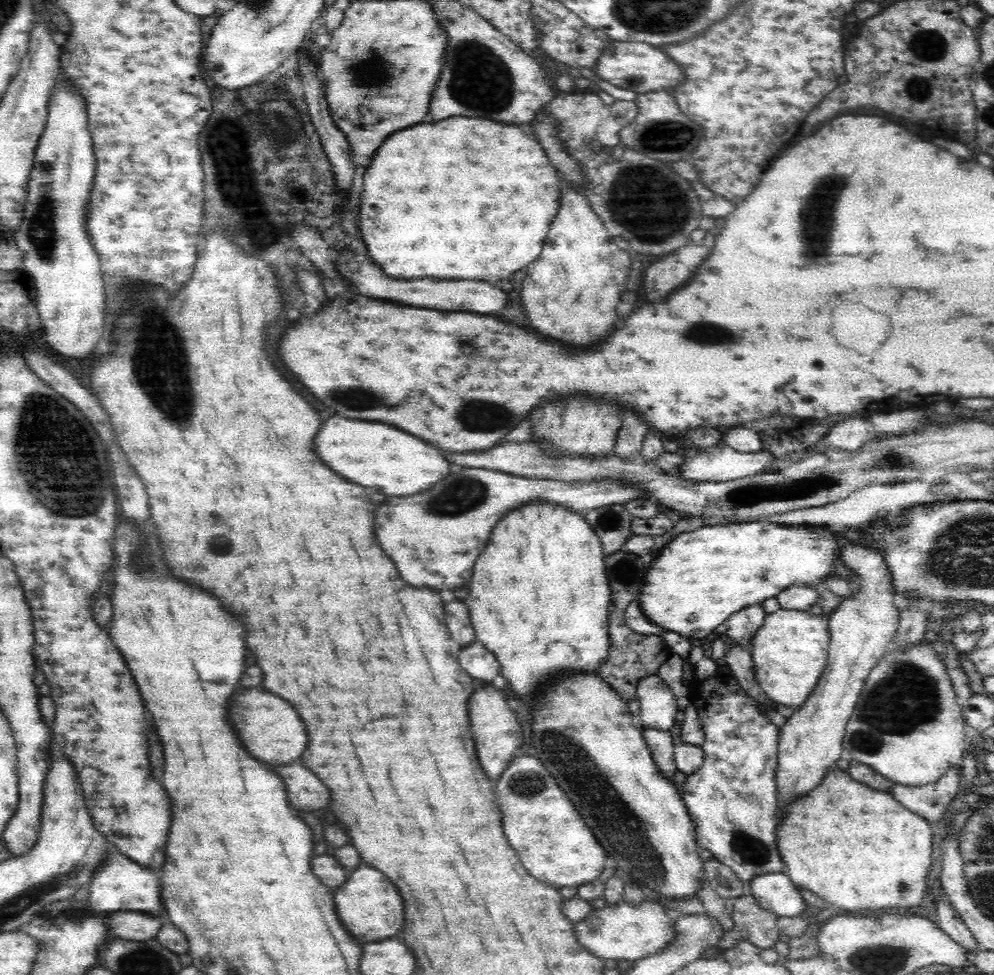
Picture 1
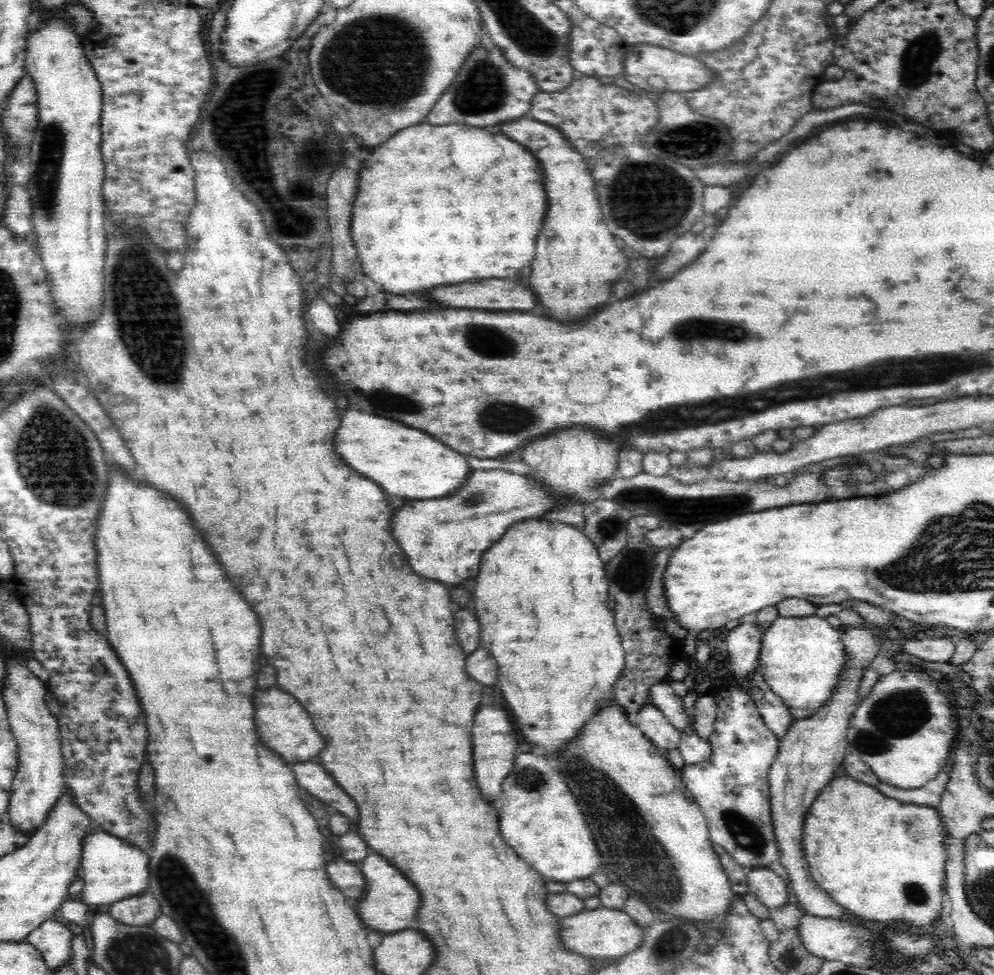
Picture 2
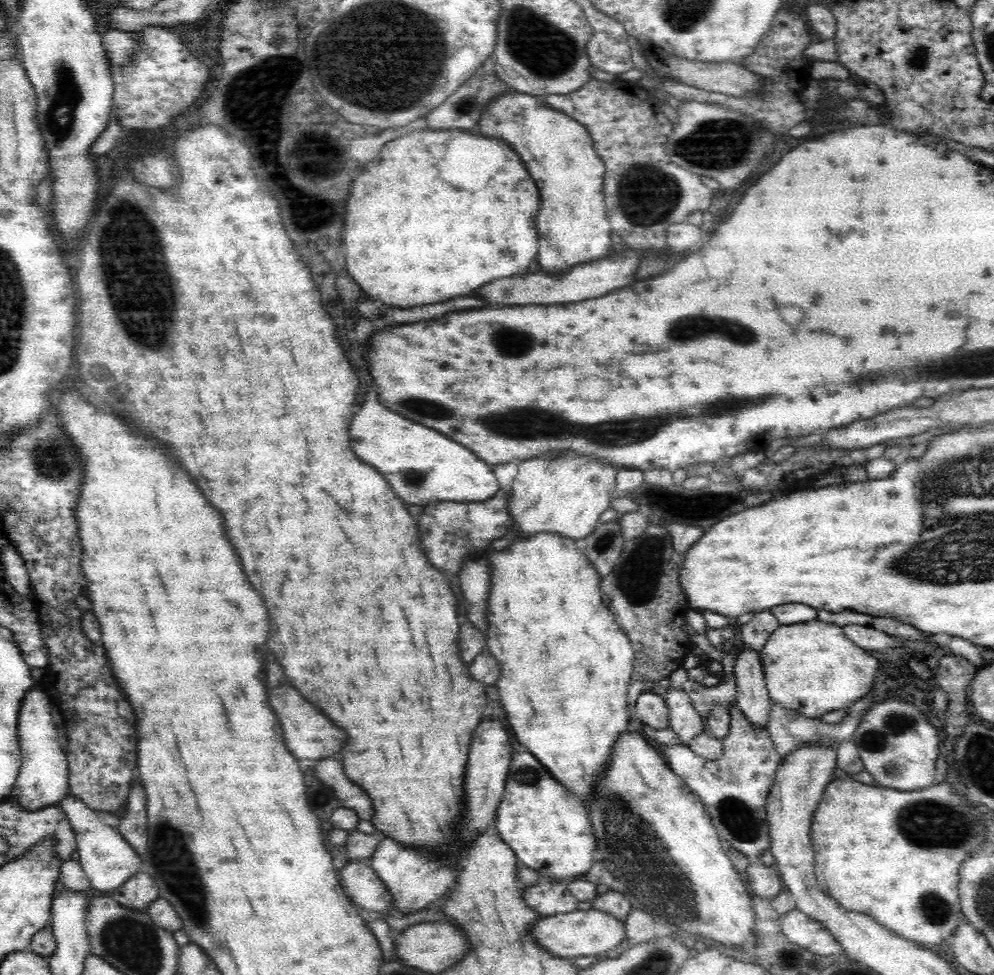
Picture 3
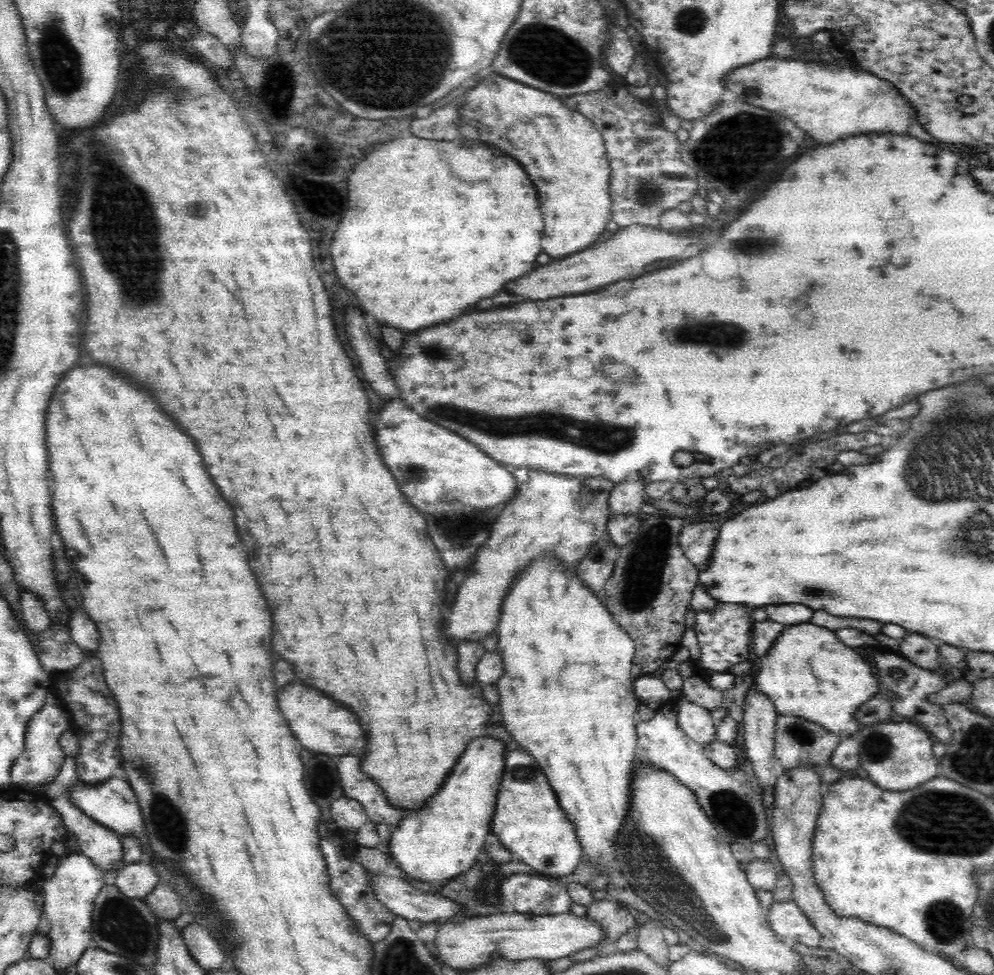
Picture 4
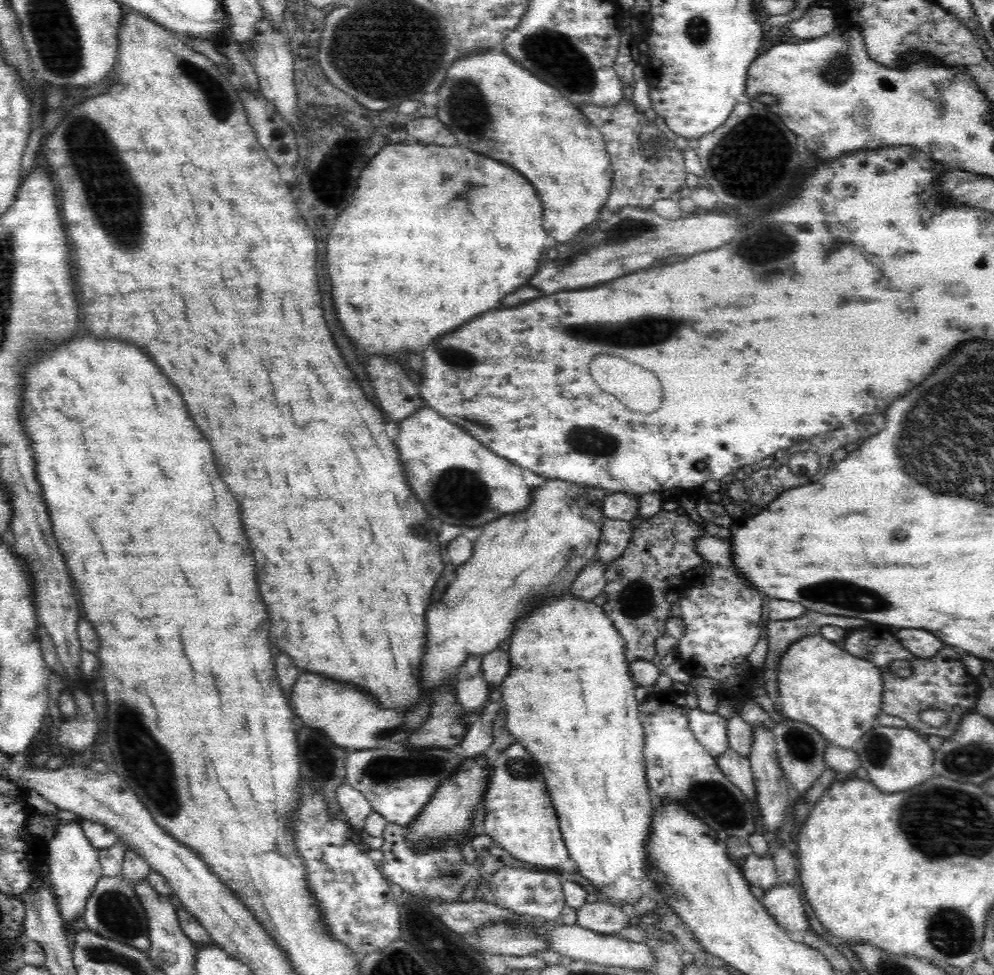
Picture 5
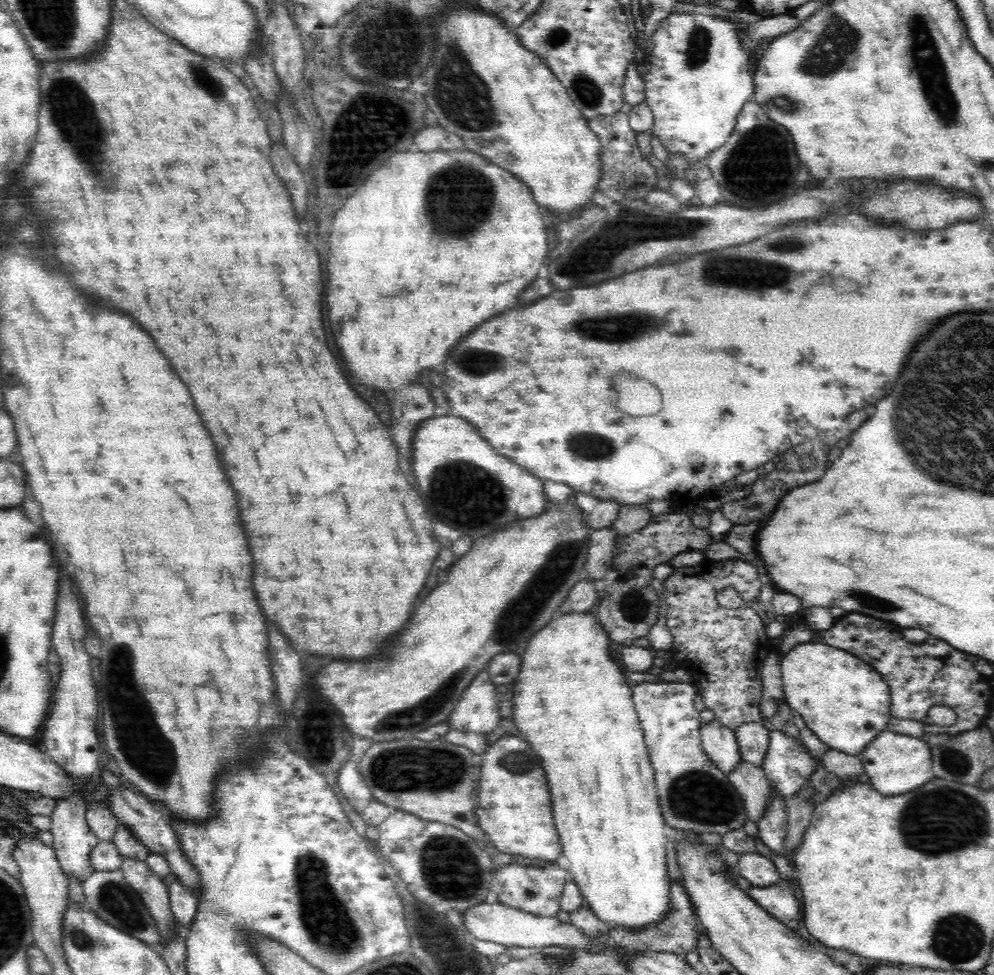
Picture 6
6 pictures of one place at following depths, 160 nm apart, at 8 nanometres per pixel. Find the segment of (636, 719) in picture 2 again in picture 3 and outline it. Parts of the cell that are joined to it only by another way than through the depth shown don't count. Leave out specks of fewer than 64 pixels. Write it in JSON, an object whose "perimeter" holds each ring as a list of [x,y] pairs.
{"perimeter":[[[648,691],[640,694],[634,704],[634,714],[640,722],[644,722],[656,730],[669,726],[669,710],[660,692]]]}

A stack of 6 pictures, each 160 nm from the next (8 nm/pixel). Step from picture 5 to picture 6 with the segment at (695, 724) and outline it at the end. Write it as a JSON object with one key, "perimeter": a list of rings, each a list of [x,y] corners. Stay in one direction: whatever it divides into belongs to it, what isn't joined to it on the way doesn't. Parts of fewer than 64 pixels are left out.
{"perimeter":[[[716,719],[700,724],[703,750],[724,774],[730,774],[743,761],[736,740],[736,733]]]}

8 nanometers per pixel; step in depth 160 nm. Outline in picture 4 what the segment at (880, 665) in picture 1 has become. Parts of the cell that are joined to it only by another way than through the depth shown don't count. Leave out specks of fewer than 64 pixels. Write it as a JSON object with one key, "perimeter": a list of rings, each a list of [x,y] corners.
{"perimeter":[[[888,721],[872,724],[868,728],[859,729],[851,737],[859,744],[859,758],[862,768],[868,772],[869,779],[882,789],[908,790],[908,788],[914,788],[939,774],[938,762],[933,754],[932,742],[934,740],[930,740],[927,732],[920,730],[918,725],[910,724],[910,721]]]}

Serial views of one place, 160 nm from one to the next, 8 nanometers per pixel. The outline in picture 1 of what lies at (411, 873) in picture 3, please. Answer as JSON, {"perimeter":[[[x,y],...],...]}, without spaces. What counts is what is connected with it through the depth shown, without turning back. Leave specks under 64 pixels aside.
{"perimeter":[[[360,864],[352,870],[342,888],[333,895],[333,904],[344,929],[361,946],[374,940],[392,938],[404,926],[404,904],[400,902],[400,894],[396,894],[396,886],[392,886],[392,882],[372,866]]]}

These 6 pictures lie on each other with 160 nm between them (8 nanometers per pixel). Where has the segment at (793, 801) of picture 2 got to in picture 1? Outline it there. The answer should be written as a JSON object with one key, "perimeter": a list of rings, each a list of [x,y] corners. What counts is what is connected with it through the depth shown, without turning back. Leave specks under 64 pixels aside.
{"perimeter":[[[846,543],[837,556],[845,568],[850,568],[860,582],[858,594],[854,598],[846,598],[835,609],[828,626],[831,637],[828,662],[817,683],[812,695],[806,699],[794,714],[787,718],[781,726],[778,743],[778,764],[775,770],[775,779],[779,791],[779,814],[784,814],[784,806],[792,802],[792,798],[800,798],[808,790],[814,790],[824,780],[824,776],[835,768],[835,764],[844,756],[842,740],[846,724],[856,708],[857,701],[864,689],[868,675],[878,662],[884,658],[890,648],[894,632],[898,631],[900,614],[894,606],[894,590],[892,590],[892,575],[887,569],[886,556],[874,547],[860,546],[859,543]]]}

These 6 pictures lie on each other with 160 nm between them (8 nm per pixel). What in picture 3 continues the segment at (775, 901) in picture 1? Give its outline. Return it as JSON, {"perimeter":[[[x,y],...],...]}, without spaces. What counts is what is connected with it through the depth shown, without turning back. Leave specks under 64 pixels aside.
{"perimeter":[[[759,861],[752,862],[747,866],[746,882],[748,882],[756,897],[770,901],[783,889],[776,866],[765,866]]]}

